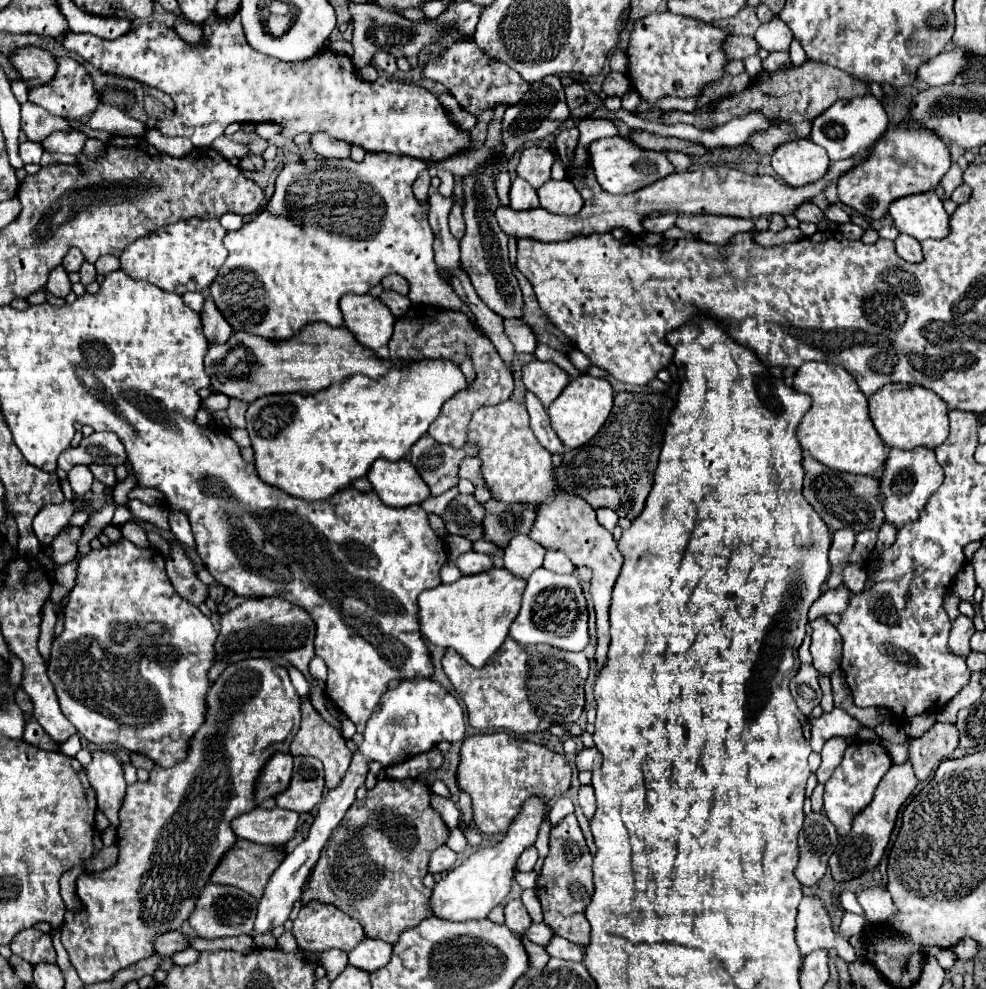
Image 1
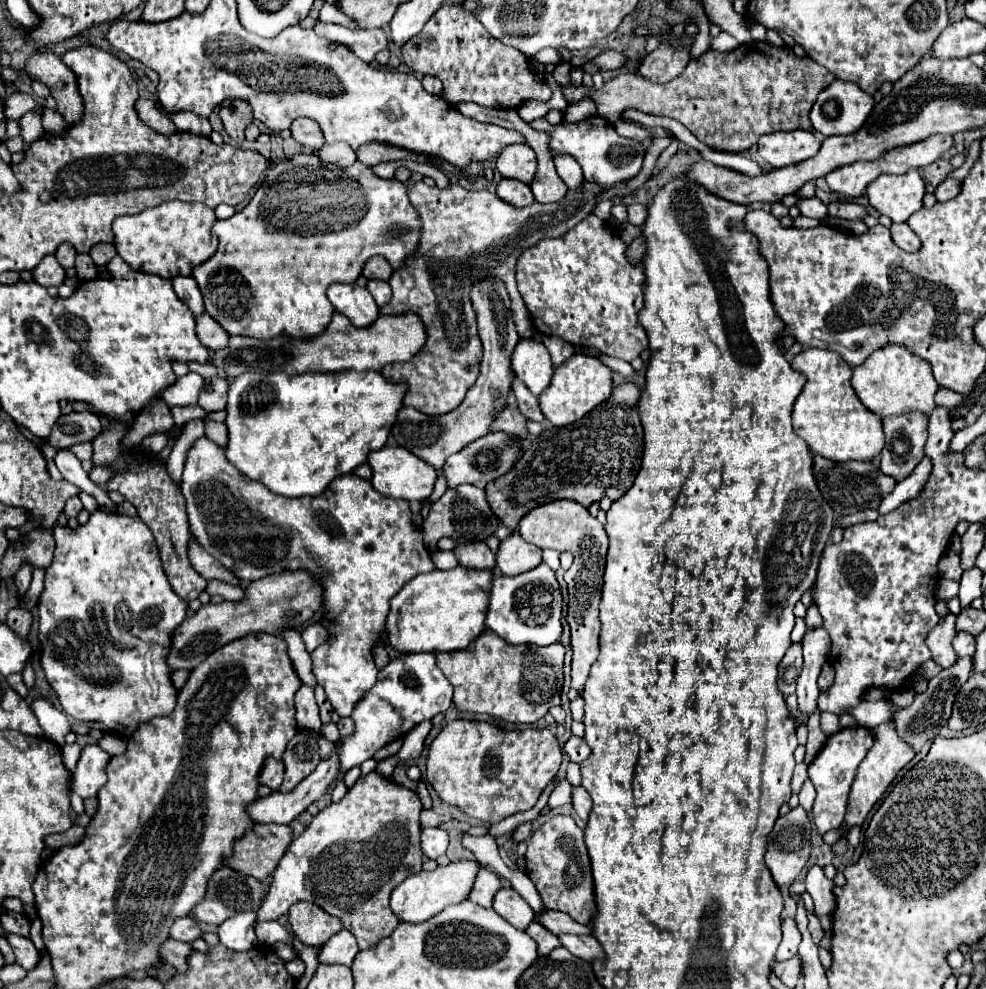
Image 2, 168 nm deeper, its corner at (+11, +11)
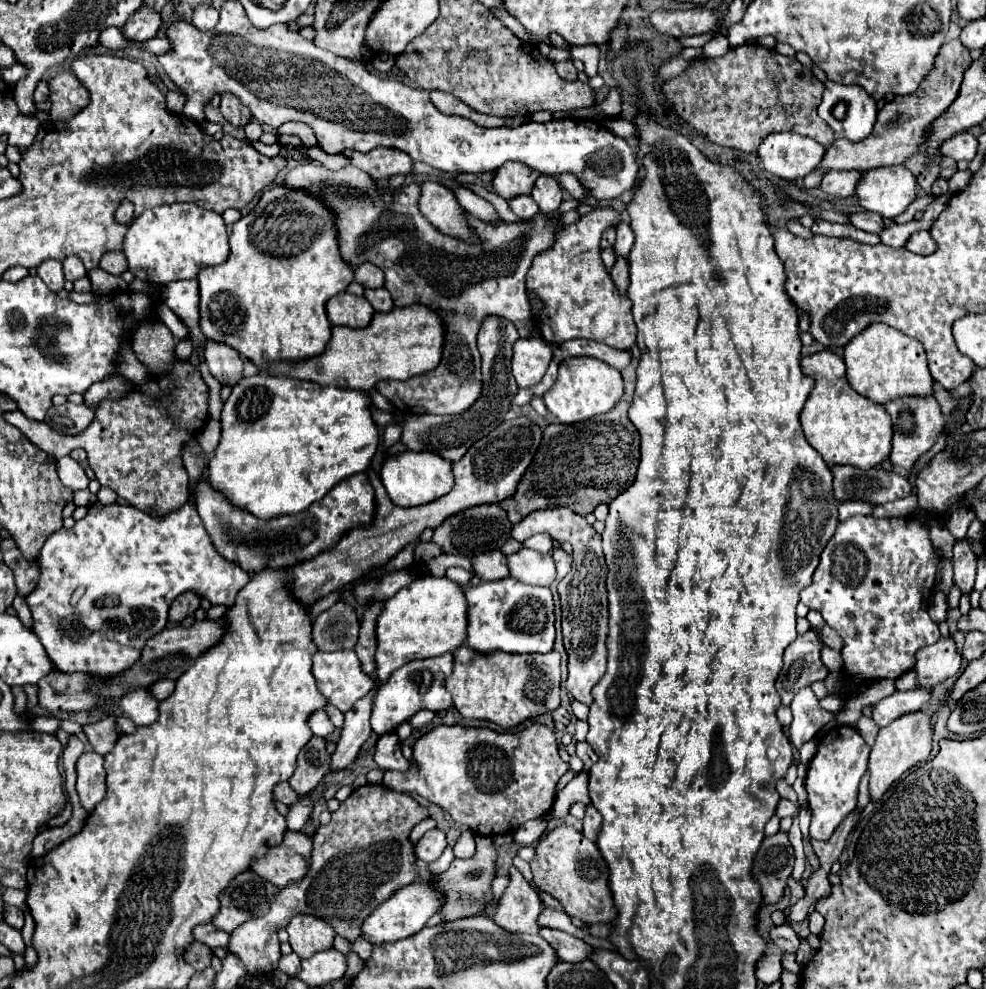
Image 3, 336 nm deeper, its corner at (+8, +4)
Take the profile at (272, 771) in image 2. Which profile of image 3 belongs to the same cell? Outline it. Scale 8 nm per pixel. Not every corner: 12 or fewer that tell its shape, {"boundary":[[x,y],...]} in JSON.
{"boundary":[[279,782],[273,788],[275,800],[283,804],[297,802],[297,794],[289,782]]}

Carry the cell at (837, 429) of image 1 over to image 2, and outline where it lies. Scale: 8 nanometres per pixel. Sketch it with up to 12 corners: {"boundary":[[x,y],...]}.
{"boundary":[[804,349],[794,433],[832,461],[872,461],[882,417],[854,393],[850,365]]}

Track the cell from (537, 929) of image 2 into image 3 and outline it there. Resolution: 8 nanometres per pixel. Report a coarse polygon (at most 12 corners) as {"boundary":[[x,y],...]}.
{"boundary":[[541,928],[561,962],[581,962],[589,944],[561,930]]}

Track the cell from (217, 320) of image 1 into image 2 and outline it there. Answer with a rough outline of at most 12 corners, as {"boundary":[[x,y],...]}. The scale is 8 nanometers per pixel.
{"boundary":[[208,313],[196,333],[210,355],[228,347],[230,335]]}

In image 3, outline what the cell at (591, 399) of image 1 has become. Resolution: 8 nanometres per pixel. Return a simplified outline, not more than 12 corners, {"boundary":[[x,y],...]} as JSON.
{"boundary":[[567,358],[543,396],[561,424],[609,412],[623,396],[619,370]]}

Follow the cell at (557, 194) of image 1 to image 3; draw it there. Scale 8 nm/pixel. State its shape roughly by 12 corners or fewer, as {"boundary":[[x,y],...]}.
{"boundary":[[539,176],[533,200],[541,212],[555,212],[561,186],[553,176]]}

